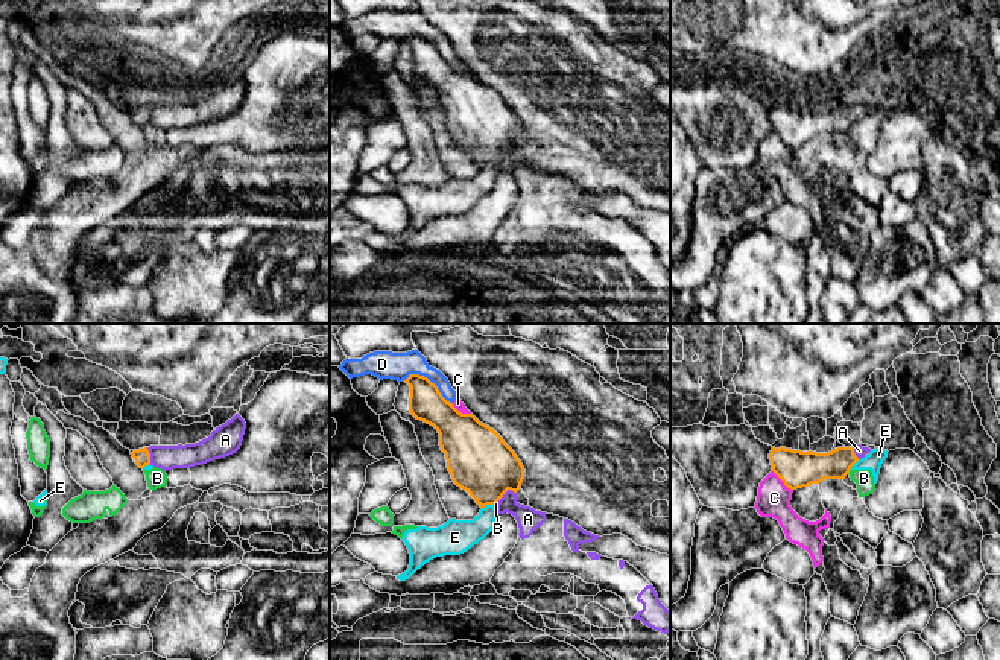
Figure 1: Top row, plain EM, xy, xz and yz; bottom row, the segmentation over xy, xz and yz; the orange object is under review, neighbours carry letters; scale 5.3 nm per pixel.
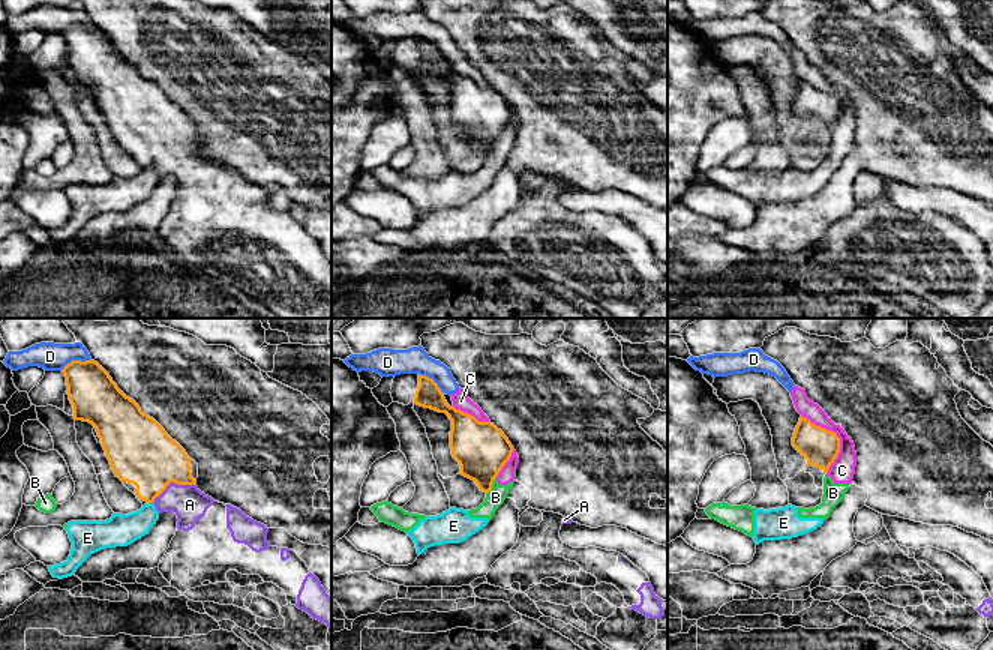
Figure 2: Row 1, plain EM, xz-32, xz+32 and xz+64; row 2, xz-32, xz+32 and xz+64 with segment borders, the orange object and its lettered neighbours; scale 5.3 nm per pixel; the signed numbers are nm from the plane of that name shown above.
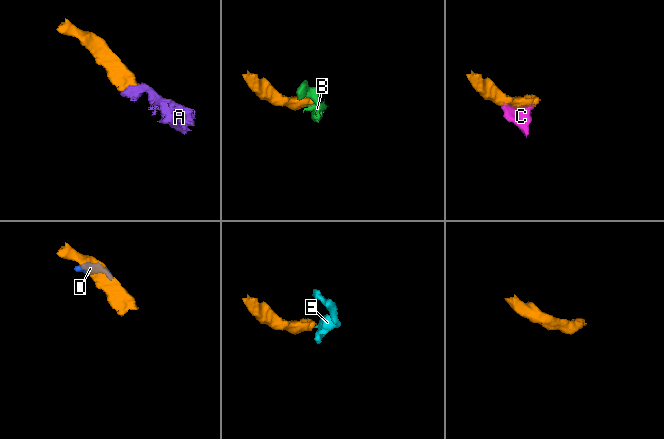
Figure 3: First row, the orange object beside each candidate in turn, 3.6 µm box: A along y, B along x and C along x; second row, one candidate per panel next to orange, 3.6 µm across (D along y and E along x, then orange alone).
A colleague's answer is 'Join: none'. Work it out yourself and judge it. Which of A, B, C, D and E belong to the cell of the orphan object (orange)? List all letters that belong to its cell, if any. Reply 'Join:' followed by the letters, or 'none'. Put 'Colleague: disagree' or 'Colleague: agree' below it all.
Join: A
Colleague: disagree

